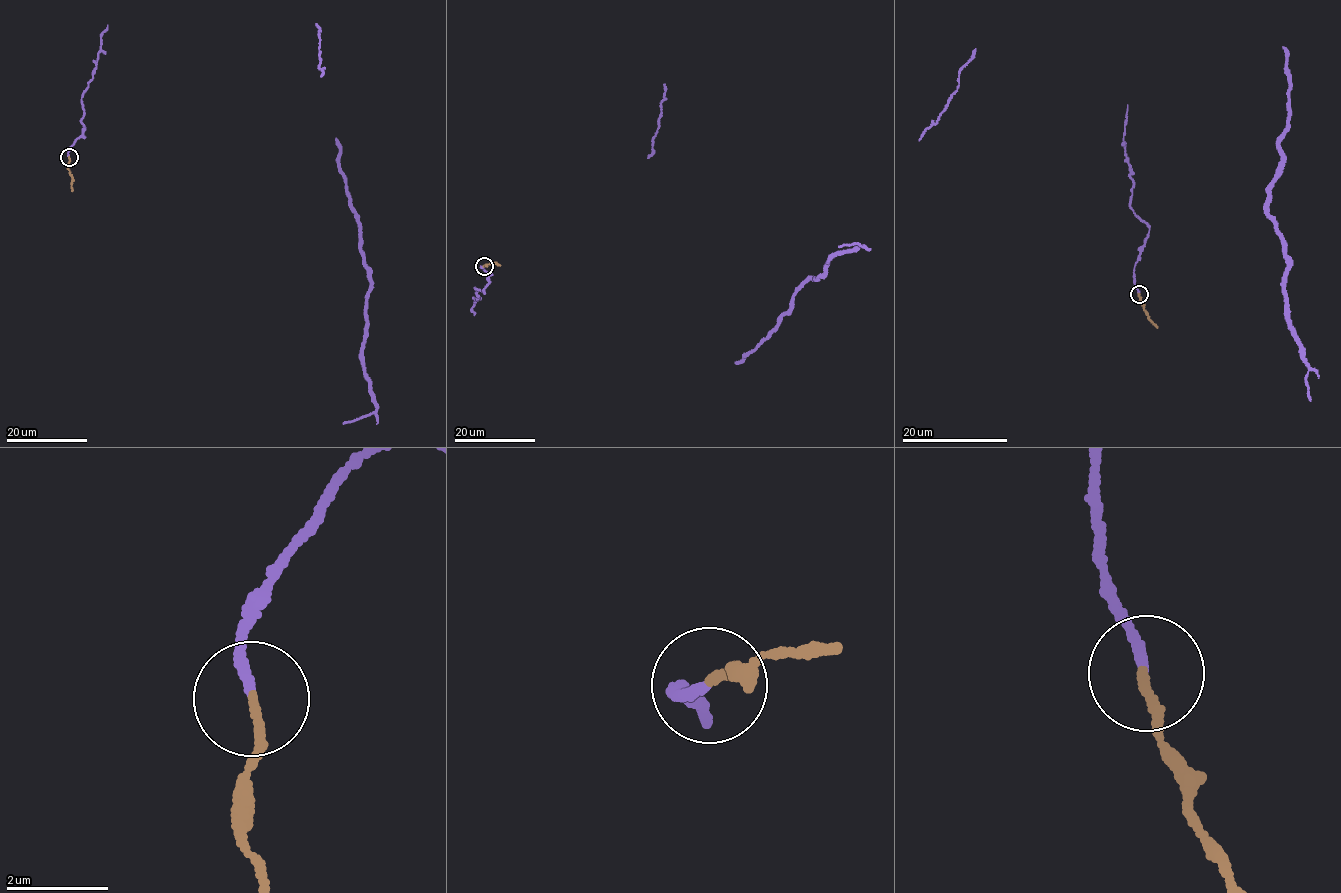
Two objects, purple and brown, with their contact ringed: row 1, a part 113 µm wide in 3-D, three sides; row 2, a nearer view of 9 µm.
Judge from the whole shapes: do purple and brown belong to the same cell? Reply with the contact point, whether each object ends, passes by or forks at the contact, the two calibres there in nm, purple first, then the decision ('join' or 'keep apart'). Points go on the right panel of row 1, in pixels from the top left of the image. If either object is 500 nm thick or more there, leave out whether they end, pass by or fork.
place (1139, 294); purple ends; brown ends; calibres 180 and 160 nm; keep apart

